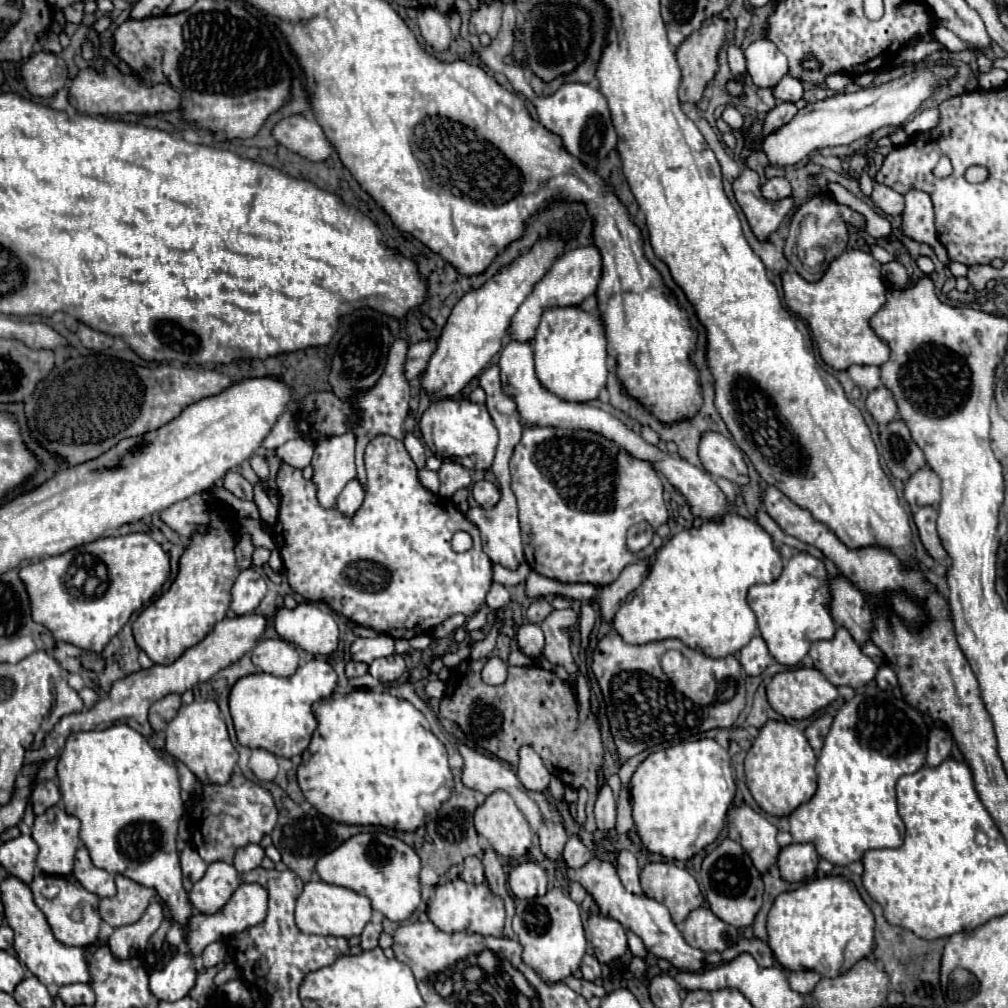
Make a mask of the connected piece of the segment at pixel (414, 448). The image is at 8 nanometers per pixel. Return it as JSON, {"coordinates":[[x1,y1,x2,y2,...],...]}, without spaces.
{"coordinates":[[407,432,403,442,405,442,405,448,407,448,407,452,409,452,411,460,413,460,413,462,417,464,417,468,421,470,421,468,425,466,425,448,423,448,421,440,419,440,419,438,415,438,411,432]]}

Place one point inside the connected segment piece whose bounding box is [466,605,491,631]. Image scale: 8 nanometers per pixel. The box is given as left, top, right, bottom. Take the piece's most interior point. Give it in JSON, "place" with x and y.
{"place":[476,622]}

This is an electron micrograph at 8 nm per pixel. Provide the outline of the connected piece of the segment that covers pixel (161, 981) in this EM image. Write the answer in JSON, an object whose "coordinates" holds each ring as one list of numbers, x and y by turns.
{"coordinates":[[171,954,165,964,157,966,149,976,149,986,157,1000,181,1000,195,986,197,970,189,954]]}

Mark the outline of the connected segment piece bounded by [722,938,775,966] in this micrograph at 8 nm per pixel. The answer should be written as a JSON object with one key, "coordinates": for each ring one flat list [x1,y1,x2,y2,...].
{"coordinates":[[759,938,740,940,735,946,731,946,731,948,727,948,722,952,722,960,729,962,741,952,749,952,759,966,773,966,775,964,775,958,773,958,773,952,771,952,769,944,759,940]]}

